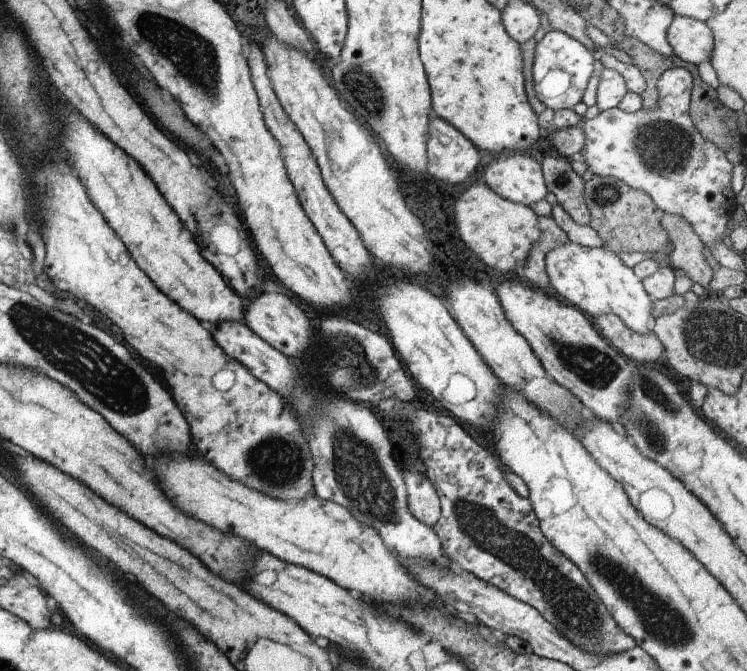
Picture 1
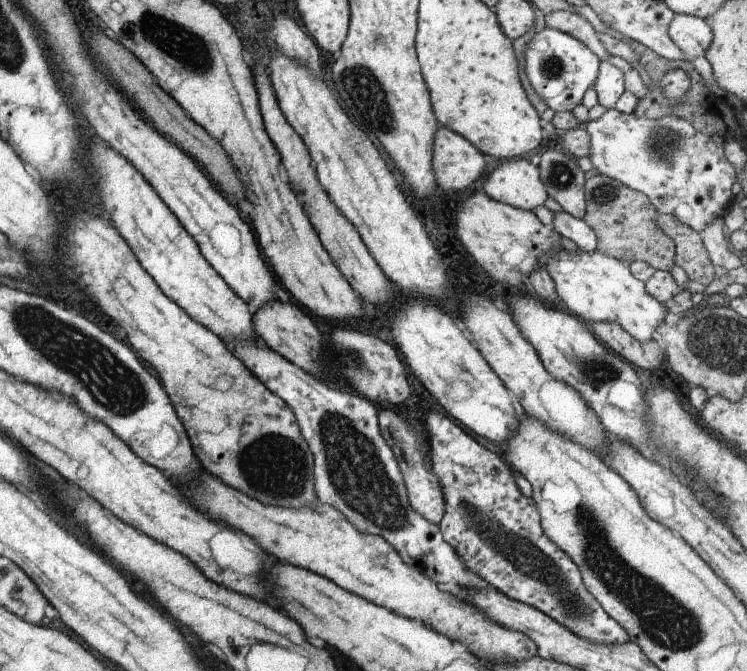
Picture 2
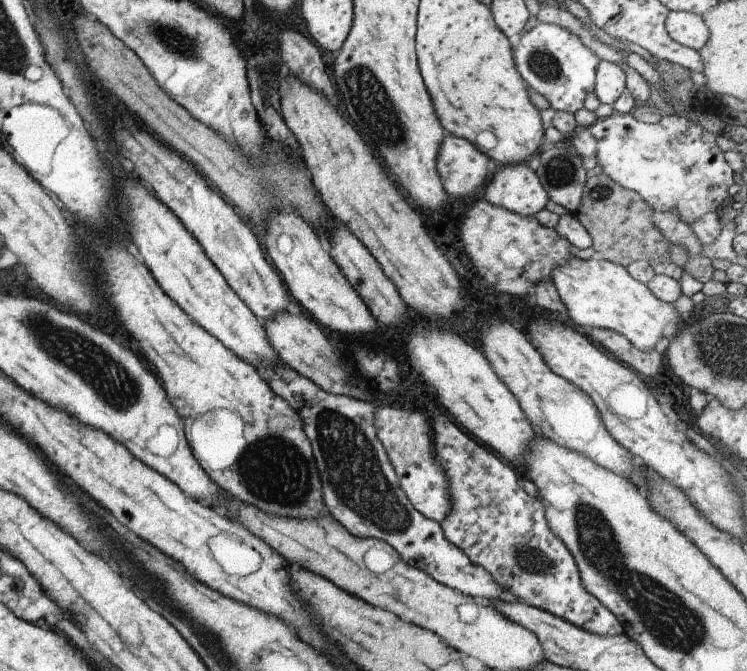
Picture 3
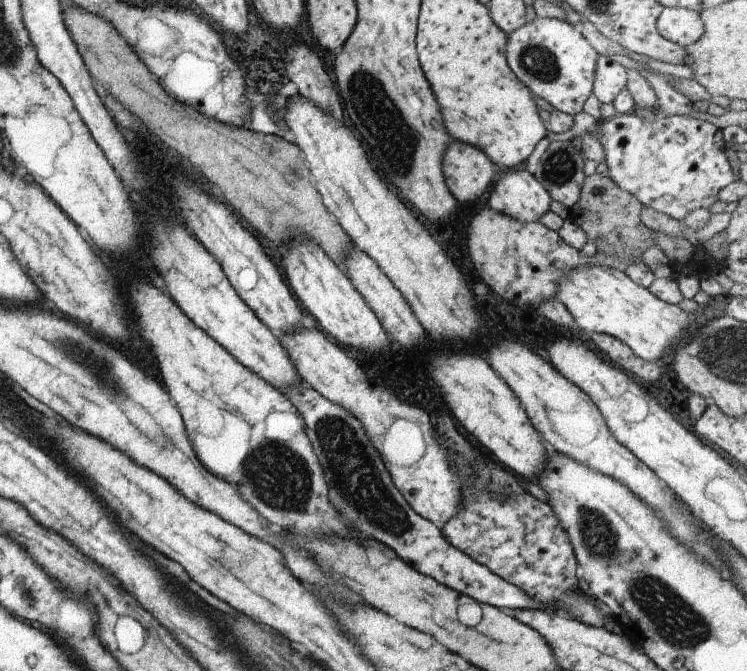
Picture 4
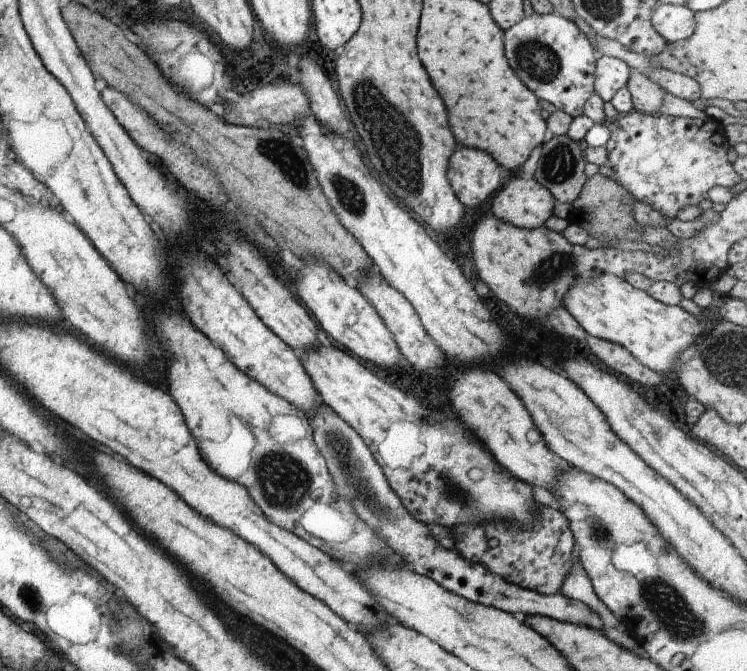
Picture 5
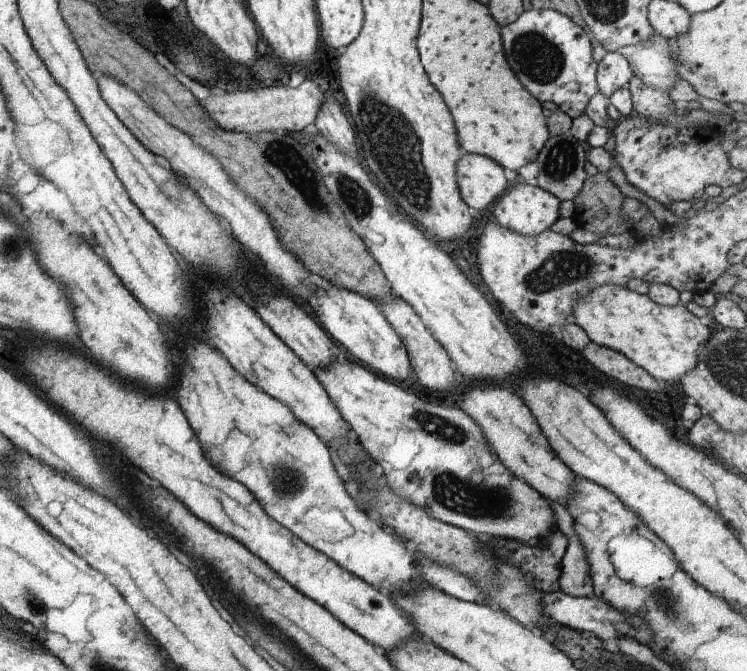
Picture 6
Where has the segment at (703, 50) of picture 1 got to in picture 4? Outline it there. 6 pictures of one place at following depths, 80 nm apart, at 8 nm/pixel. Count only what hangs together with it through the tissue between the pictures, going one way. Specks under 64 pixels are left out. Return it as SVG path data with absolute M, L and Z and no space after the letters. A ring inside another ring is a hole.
M665 7L657 27L663 37L685 48L700 40L705 31L701 13L682 7Z

